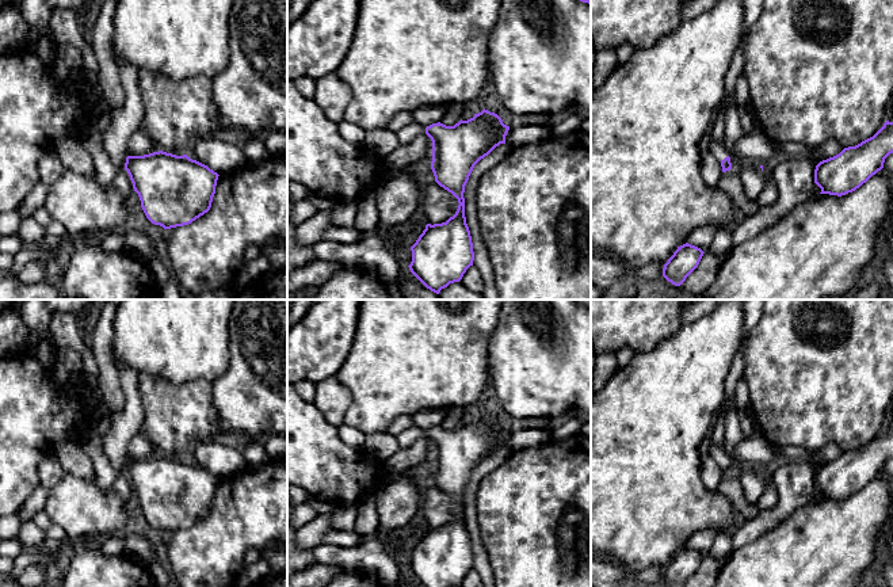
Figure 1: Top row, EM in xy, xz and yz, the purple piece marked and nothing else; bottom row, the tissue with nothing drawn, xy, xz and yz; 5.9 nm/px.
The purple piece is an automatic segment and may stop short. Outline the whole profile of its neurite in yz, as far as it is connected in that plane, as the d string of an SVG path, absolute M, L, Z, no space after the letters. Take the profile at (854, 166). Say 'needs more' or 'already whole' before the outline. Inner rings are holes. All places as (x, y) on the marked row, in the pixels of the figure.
already whole; M893 122L884 126L870 138L855 146L844 148L839 155L820 161L814 169L814 183L821 188L820 194L846 195L866 183L884 168L885 159L893 153Z

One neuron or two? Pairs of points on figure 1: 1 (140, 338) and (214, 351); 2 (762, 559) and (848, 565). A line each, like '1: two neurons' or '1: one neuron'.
1: one neuron
2: one neuron

